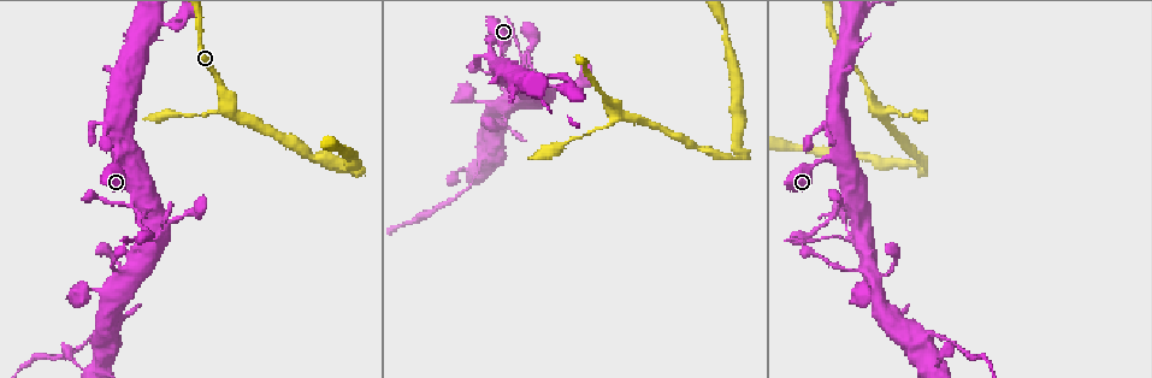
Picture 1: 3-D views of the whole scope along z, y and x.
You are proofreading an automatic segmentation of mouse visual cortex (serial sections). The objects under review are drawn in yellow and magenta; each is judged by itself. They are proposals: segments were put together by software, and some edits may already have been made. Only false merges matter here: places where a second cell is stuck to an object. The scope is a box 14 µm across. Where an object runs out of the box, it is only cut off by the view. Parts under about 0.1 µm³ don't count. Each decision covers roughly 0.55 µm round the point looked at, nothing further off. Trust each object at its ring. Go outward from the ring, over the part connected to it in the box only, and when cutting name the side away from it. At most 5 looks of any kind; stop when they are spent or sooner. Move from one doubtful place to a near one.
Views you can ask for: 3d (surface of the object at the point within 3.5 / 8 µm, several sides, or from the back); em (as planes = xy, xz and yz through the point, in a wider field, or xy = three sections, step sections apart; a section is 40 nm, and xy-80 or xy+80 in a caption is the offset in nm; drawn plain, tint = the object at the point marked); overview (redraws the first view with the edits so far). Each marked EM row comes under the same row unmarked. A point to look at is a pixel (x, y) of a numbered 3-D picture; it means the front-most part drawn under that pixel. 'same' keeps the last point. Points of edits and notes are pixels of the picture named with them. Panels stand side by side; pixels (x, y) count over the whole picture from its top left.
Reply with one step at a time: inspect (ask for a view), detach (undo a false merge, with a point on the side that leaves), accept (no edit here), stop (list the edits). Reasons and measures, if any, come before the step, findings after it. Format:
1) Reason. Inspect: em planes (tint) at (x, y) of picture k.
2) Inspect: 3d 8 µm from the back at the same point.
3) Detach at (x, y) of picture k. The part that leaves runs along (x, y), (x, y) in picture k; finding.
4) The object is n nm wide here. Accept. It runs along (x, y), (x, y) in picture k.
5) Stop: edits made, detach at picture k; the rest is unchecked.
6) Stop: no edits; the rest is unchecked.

Thick turns thin. Inspect: 3d 3.5 µm at (896, 110) of picture 1.

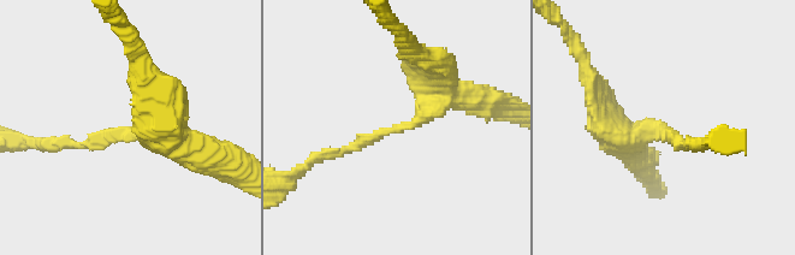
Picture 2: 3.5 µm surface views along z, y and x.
The arms are 150, 400 nm wide. Inspect: em xy step 1 (tint) at (128, 132) of picture 2.

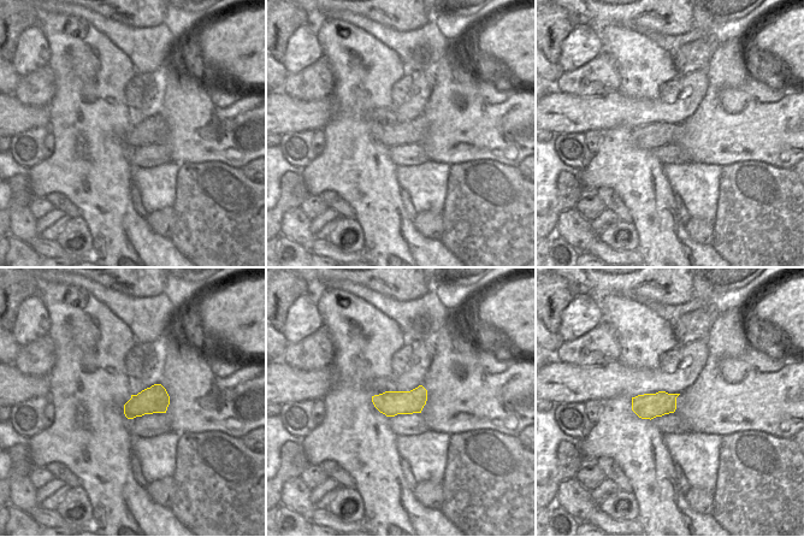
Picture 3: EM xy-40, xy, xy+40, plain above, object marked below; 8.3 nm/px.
The object is 200 nm wide here. Accept. It runs along (435, 82), (410, 125), (325, 156) in picture 2; all the same cell.

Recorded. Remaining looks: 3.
Sharp bend. Inspect: 3d 3.5 µm at (836, 126) of picture 1.

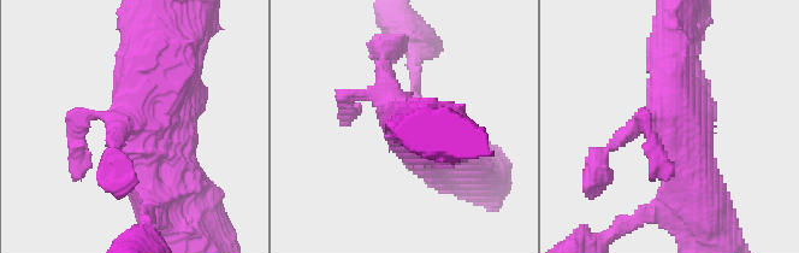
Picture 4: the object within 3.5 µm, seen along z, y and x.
Inspect: em planes (tint) at (149, 117) of picture 4.

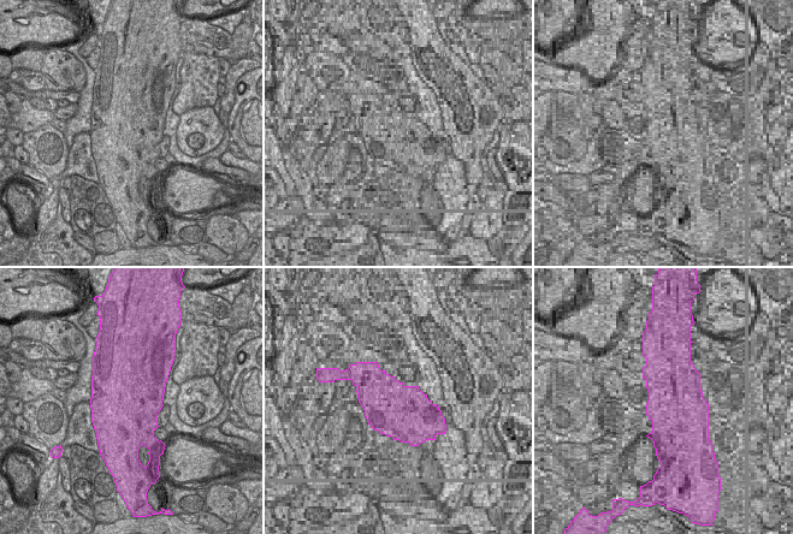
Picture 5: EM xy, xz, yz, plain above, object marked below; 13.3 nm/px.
Accept. It runs along (691, 207), (673, 37) in picture 4; continuous, no second cell.

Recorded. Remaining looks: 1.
Stop: no edits; the rest is unchecked.

